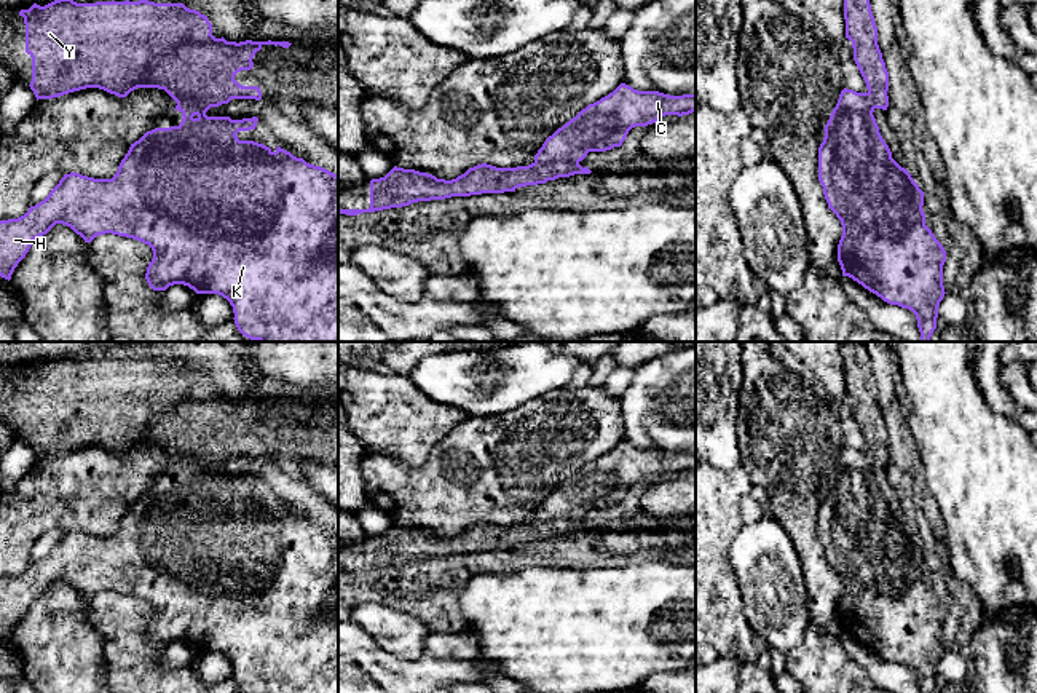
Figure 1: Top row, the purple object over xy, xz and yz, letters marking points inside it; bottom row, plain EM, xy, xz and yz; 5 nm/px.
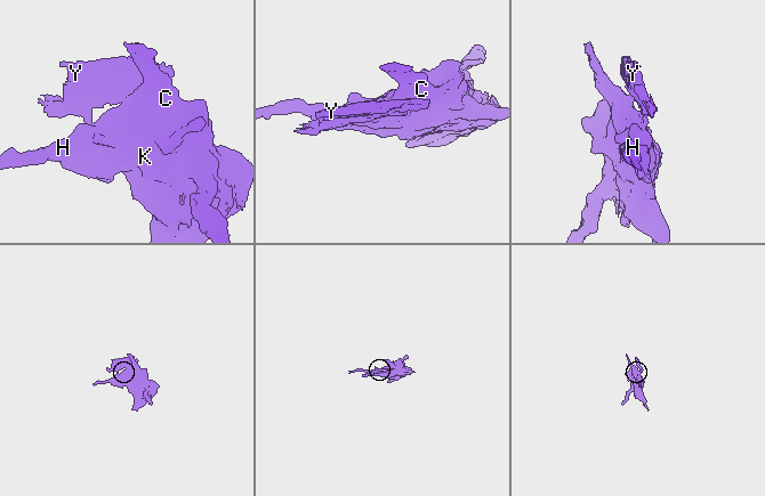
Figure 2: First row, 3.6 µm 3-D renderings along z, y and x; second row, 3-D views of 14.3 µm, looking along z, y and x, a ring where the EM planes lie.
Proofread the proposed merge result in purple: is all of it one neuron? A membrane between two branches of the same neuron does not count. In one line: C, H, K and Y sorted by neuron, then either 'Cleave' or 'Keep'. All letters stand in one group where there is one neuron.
Groups: C H K / Y. Cleave

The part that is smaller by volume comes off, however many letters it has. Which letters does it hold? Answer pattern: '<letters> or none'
Y

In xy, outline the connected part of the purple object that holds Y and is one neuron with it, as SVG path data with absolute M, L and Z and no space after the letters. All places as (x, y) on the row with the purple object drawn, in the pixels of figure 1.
M54 0L45 6L34 3L21 10L26 24L26 53L32 57L30 89L38 99L53 99L86 88L99 88L118 97L126 97L137 88L164 89L177 104L182 101L228 104L231 99L262 99L258 86L242 86L235 80L241 70L254 67L254 56L263 45L289 48L289 42L227 42L212 35L207 16L183 3L96 2L77 3Z

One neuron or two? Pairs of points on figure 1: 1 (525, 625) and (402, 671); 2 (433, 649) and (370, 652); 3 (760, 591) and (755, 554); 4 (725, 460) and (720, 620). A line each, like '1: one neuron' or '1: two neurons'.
1: two neurons
2: two neurons
3: one neuron
4: two neurons

